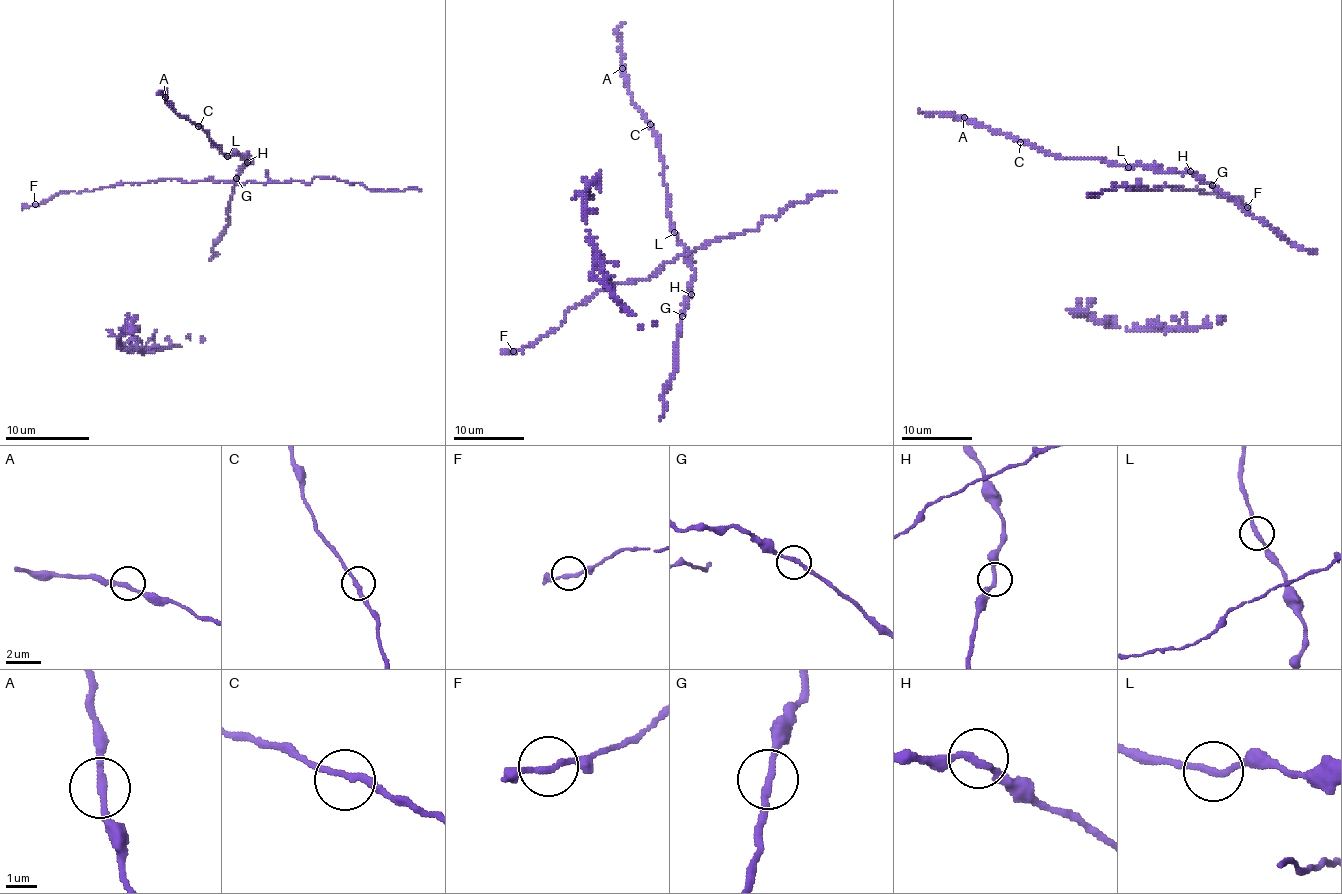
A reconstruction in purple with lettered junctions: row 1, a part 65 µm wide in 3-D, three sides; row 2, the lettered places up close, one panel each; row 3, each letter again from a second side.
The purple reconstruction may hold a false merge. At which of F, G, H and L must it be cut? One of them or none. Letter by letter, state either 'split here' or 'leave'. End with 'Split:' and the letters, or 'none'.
F: leave
G: leave
H: leave
L: leave
Split: none

